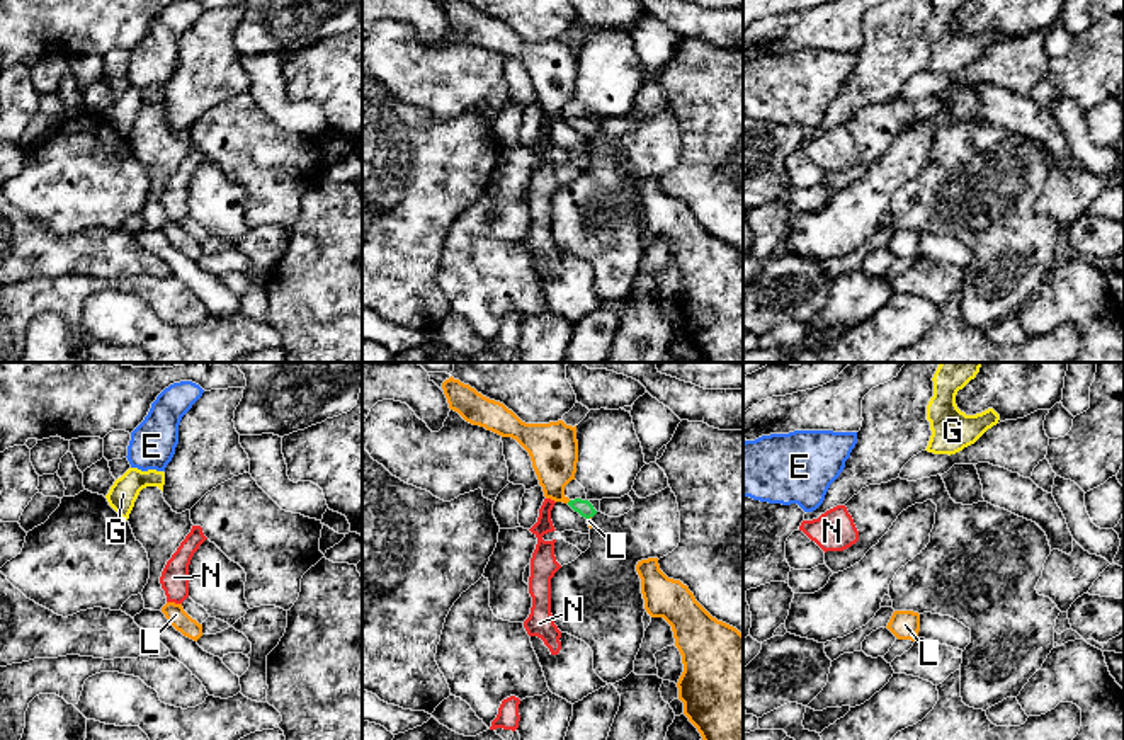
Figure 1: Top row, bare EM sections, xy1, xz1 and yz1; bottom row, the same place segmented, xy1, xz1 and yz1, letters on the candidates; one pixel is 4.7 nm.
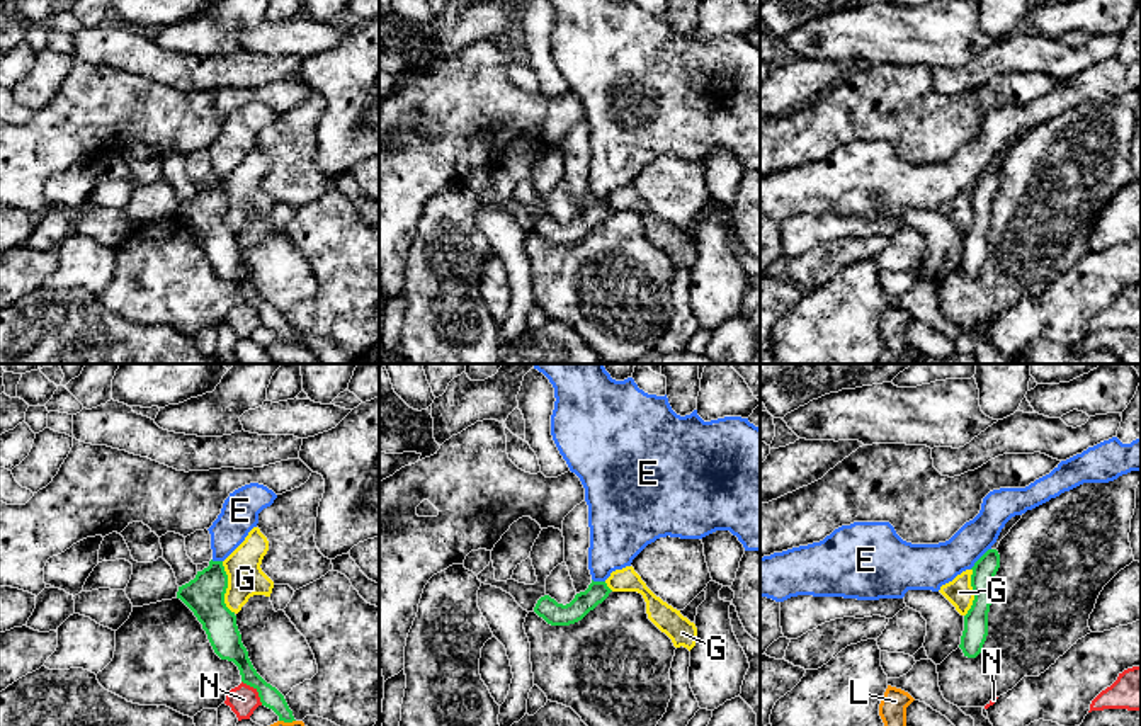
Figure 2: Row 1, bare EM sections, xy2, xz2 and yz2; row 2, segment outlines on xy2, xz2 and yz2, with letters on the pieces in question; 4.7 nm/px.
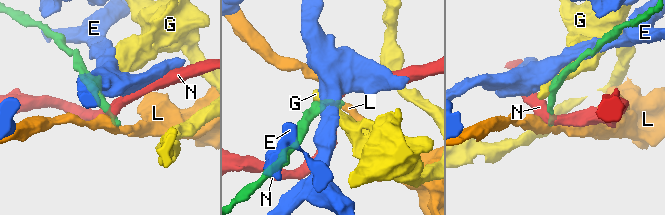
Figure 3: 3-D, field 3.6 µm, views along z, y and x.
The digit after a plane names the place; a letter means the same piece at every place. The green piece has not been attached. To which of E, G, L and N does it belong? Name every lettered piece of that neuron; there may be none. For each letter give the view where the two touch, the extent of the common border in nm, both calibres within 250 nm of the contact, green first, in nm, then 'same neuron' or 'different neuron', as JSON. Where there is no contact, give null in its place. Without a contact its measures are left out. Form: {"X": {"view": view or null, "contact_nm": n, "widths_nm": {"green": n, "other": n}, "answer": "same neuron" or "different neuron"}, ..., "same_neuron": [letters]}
{"E": {"view": "yz2", "contact_nm": 140, "widths_nm": {"green": 110, "other": 220}, "answer": "different neuron"}, "G": {"view": "xy2", "contact_nm": 260, "widths_nm": {"green": 190, "other": 180}, "answer": "different neuron"}, "L": {"view": "xy2", "contact_nm": 80, "widths_nm": {"green": 100, "other": 190}, "answer": "different neuron"}, "N": {"view": "xy2", "contact_nm": 160, "widths_nm": {"green": 130, "other": 140}, "answer": "different neuron"}, "same_neuron": []}

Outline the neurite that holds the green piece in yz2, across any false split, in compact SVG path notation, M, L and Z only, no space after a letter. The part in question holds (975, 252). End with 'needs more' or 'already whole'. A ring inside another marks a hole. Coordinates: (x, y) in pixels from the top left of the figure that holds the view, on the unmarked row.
M988 168L971 187L971 206L974 219L964 235L964 250L959 267L964 275L976 277L988 255L988 231L991 224L991 204L1000 187L1000 173L996 168Z; already whole

